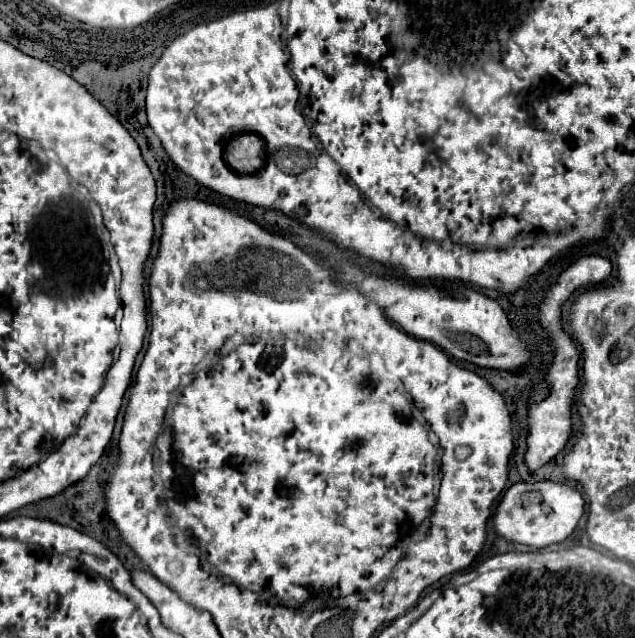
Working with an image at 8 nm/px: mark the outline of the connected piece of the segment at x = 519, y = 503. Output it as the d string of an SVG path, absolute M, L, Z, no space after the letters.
M541 480L533 484L517 482L505 492L501 504L497 506L493 526L499 536L511 542L527 544L533 548L545 548L549 544L563 542L567 536L571 536L583 512L585 512L583 494L567 482L553 482L553 480Z

